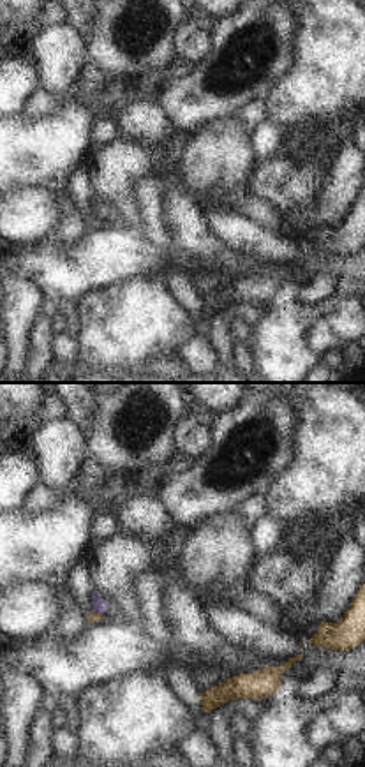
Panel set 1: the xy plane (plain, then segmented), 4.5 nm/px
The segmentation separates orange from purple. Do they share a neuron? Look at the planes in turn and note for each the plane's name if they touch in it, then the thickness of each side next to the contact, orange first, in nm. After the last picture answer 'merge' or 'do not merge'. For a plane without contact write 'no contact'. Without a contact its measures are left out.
contact in xy; calibres 40 and 60 nm

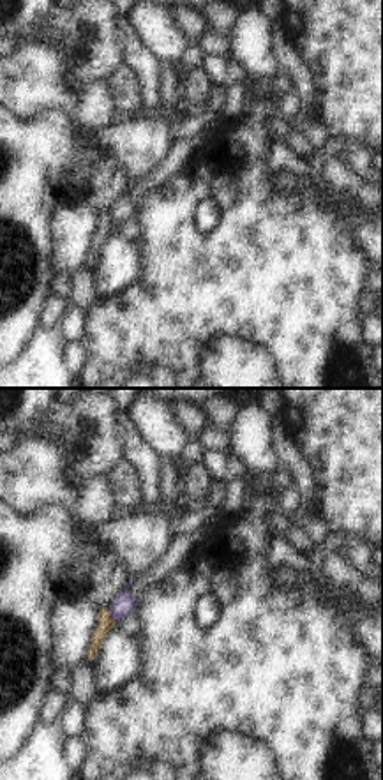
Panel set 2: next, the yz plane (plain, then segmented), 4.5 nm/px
contact in yz; calibres 70 and 100 nm

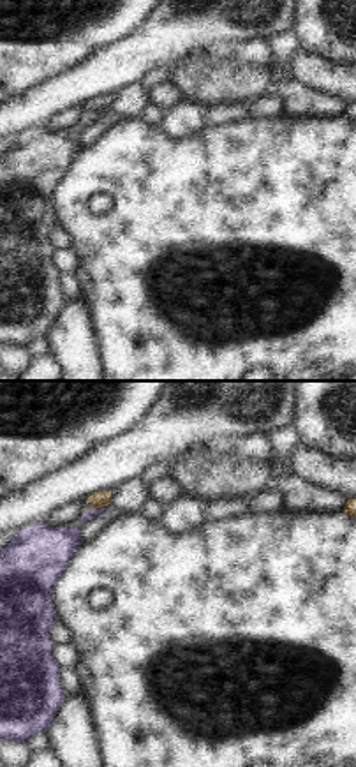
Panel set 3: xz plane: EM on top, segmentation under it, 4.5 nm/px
contact in xz; calibres 70 and 160 nm

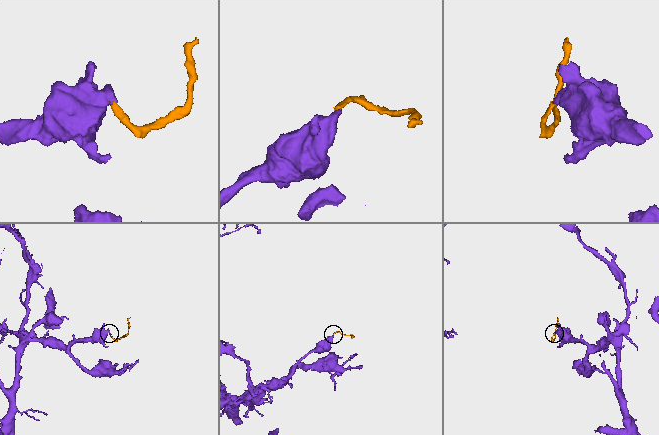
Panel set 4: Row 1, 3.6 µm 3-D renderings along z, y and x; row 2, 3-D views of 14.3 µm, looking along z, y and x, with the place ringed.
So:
do not merge

